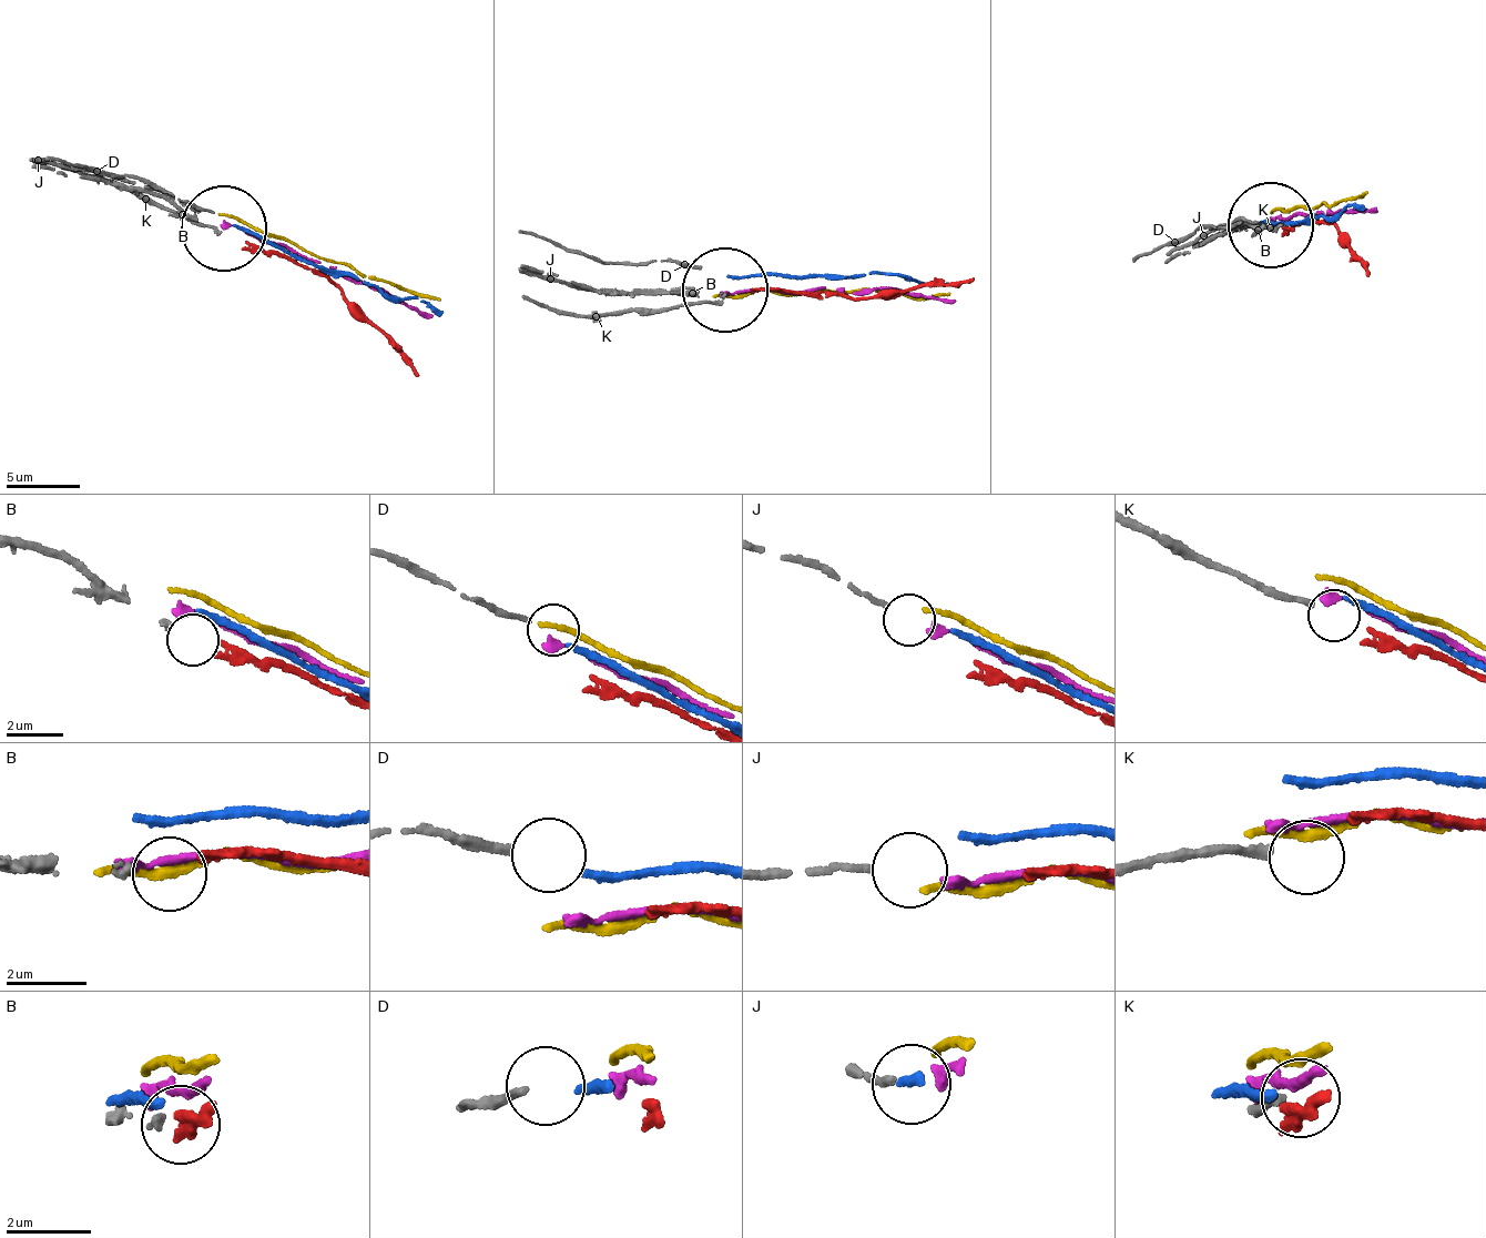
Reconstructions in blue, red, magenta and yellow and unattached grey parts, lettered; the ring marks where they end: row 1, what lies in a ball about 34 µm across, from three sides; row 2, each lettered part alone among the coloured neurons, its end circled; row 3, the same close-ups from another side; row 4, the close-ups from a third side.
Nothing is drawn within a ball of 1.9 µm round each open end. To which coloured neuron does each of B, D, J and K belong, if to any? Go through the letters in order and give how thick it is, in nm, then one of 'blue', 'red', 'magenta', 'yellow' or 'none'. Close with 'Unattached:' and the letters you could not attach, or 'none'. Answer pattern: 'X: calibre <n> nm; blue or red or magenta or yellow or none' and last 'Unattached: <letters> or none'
B: calibre 160 nm; red
D: calibre 180 nm; none
J: calibre 160 nm; magenta
K: calibre 240 nm; none
Unattached: D, K

